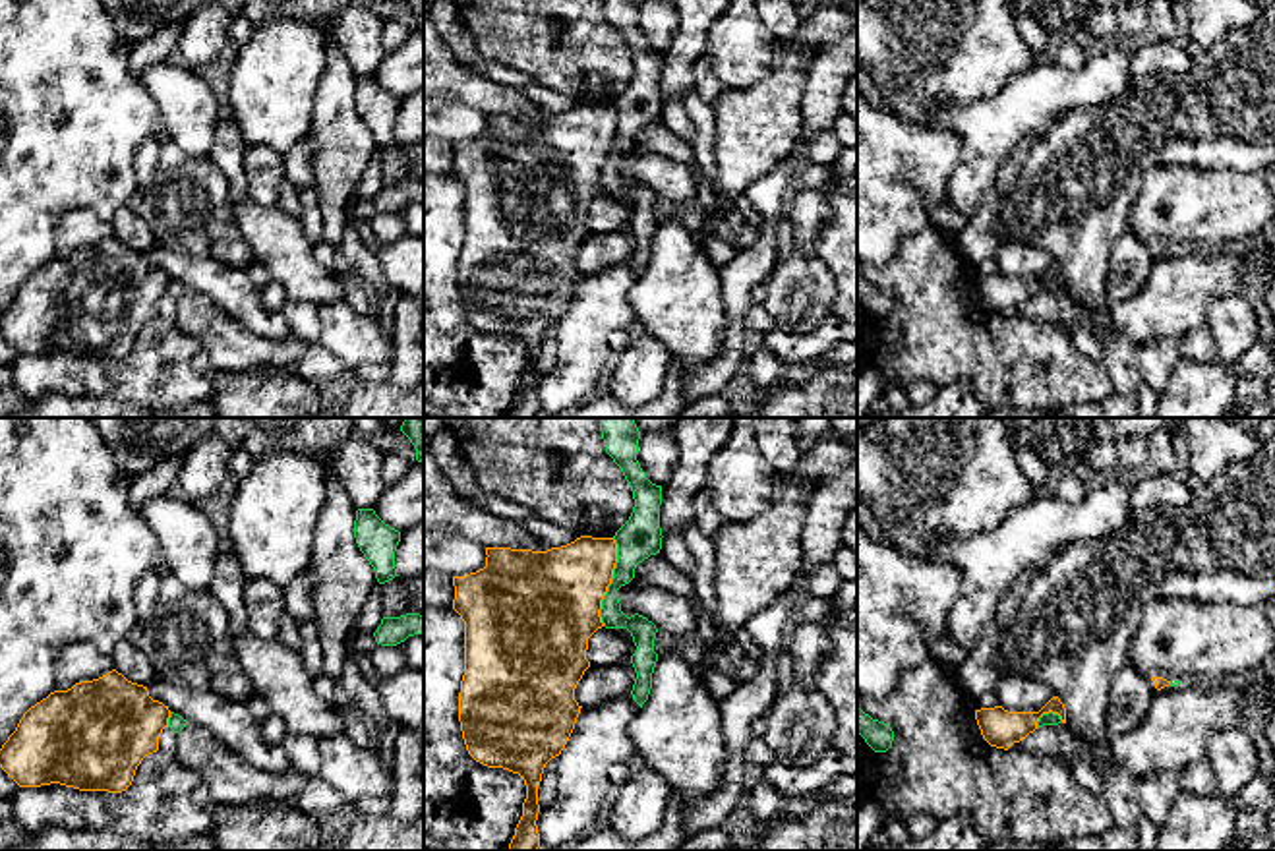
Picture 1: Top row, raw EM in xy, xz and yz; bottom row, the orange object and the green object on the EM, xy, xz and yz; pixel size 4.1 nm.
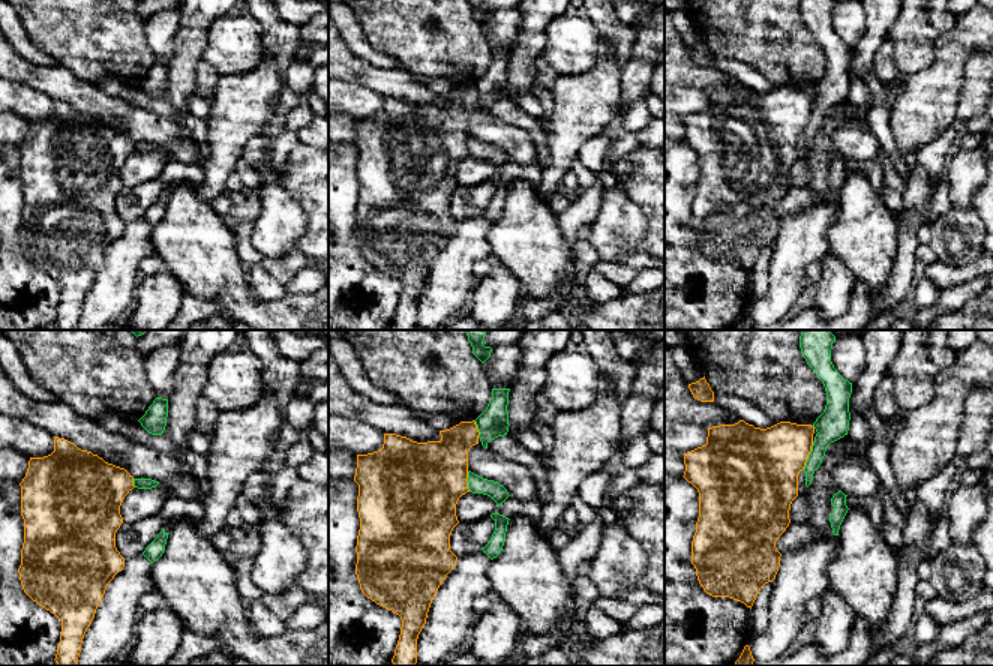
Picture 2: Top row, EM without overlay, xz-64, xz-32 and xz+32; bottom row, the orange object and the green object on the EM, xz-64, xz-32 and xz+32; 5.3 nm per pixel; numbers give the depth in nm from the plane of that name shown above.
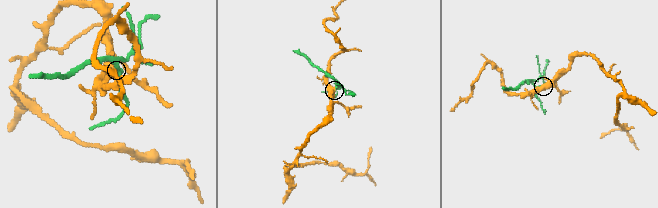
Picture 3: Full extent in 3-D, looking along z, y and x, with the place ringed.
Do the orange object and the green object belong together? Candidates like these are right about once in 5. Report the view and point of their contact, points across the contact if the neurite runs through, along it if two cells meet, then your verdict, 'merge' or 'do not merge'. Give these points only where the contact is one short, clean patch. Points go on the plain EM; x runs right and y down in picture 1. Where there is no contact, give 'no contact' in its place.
meets orange in xz at (610, 149); border along xz (614, 105), (616, 134), (602, 167), (602, 192); do not merge

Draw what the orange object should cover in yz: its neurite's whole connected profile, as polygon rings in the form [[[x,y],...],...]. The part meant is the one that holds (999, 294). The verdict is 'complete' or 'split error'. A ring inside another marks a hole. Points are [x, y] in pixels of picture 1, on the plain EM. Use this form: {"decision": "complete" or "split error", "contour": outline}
{"decision": "complete", "contour": [[[1053,263],[1039,279],[1008,279],[1002,273],[975,277],[975,286],[983,306],[996,315],[1008,317],[1037,296],[1043,280],[1058,280],[1066,290],[1066,275],[1058,263]]]}

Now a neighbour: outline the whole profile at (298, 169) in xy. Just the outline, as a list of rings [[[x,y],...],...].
[[[308,137],[300,139],[286,155],[282,155],[282,161],[286,180],[298,190],[317,193],[311,168],[311,141]]]

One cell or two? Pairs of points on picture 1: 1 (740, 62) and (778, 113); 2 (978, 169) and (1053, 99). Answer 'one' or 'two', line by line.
1: two
2: one

